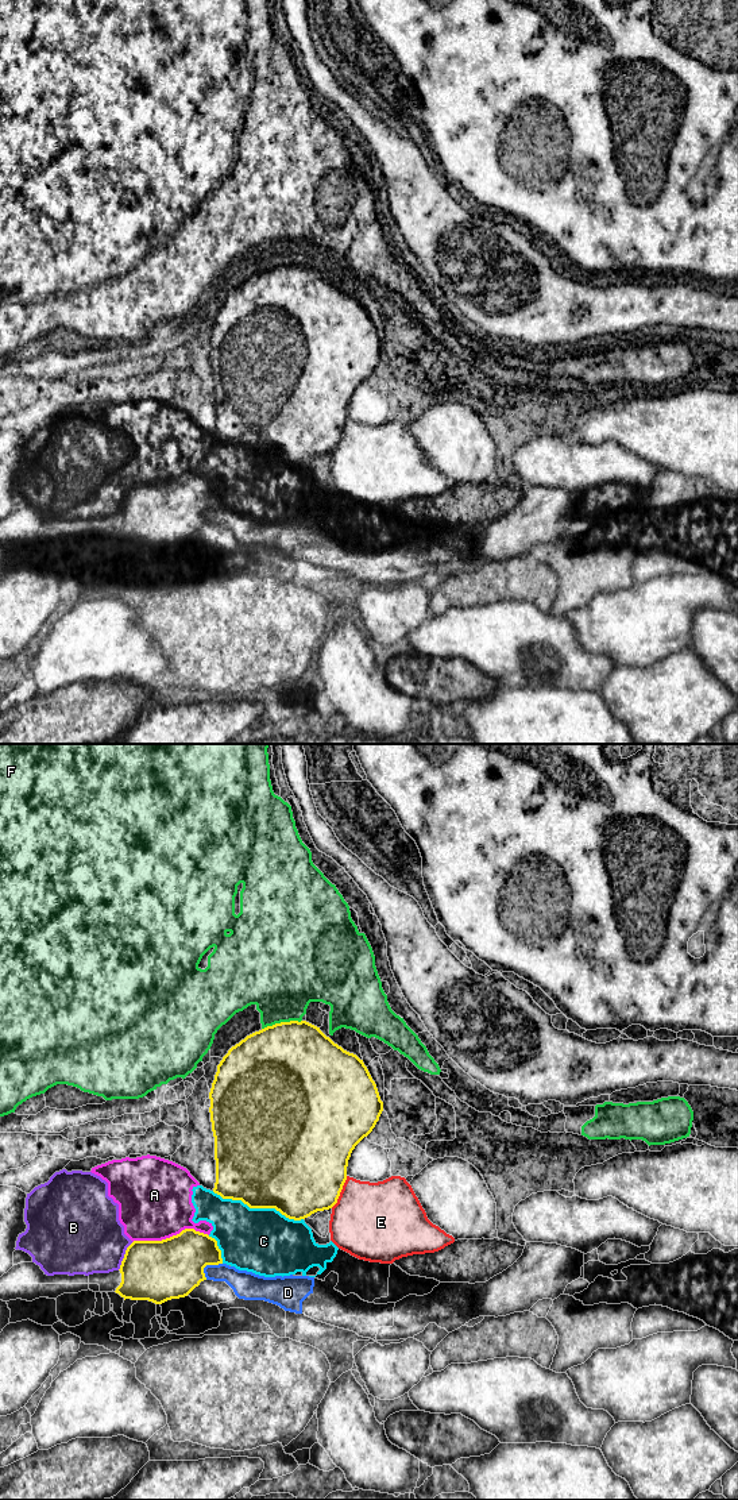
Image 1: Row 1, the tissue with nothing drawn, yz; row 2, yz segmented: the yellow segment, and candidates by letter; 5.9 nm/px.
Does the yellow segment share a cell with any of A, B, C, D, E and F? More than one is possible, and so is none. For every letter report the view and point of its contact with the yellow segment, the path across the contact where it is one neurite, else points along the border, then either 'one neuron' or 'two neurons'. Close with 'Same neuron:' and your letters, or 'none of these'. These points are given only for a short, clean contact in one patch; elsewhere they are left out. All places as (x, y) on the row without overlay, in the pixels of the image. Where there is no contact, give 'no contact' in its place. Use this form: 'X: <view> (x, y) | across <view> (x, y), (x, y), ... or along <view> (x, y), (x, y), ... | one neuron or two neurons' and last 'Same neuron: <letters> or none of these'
A: yz (170, 481) | two neurons
B: yz (124, 500) | two neurons
C: yz (258, 451) | two neurons
D: yz (207, 508) | two neurons
E: yz (340, 435) | two neurons
F: yz (281, 266) | two neurons
Same neuron: none of these

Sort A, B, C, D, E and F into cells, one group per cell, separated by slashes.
A B C / D / E / F

